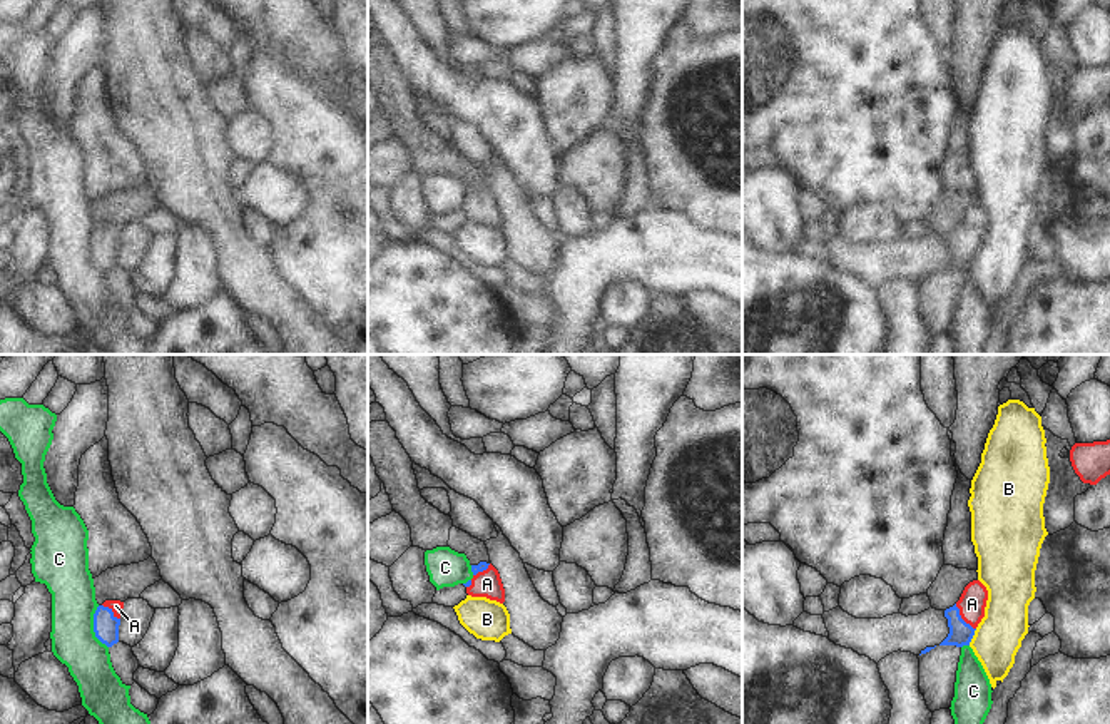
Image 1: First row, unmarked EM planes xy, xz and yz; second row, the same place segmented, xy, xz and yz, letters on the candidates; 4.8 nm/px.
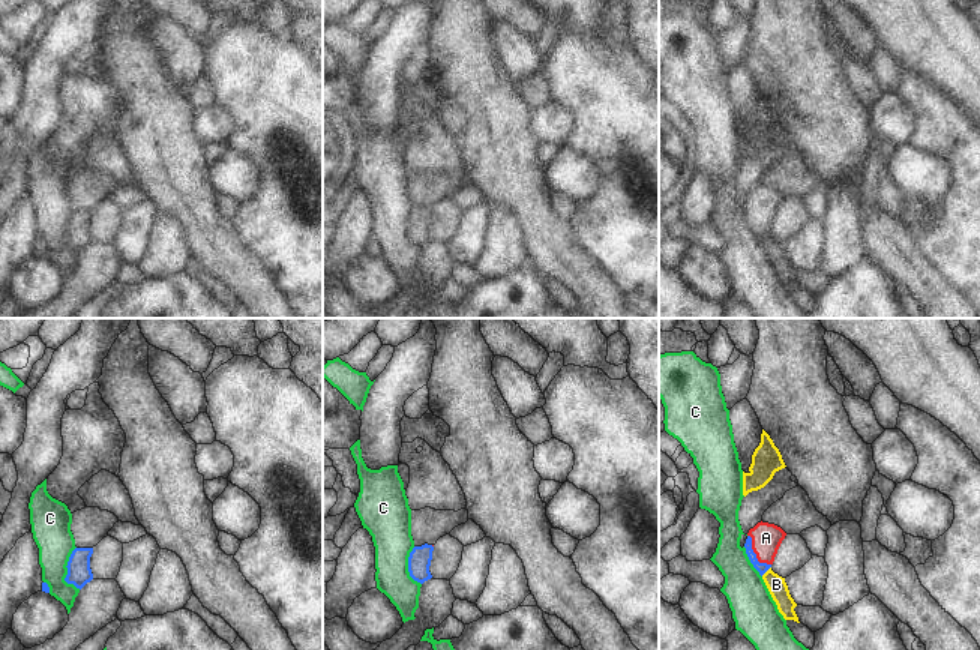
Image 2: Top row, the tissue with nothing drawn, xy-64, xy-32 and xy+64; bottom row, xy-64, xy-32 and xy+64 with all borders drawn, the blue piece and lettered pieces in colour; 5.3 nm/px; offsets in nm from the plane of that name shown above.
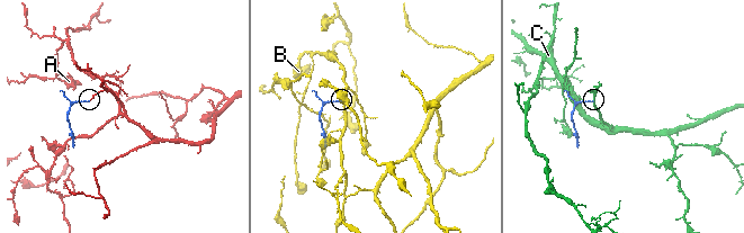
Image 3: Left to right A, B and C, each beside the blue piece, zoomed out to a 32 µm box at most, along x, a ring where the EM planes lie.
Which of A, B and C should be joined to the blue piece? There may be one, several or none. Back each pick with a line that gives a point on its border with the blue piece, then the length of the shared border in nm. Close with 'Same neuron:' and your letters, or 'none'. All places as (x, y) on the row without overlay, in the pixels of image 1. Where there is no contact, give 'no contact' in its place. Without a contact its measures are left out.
A: contact yz (960, 243); length 160 nm
Same neuron: A

